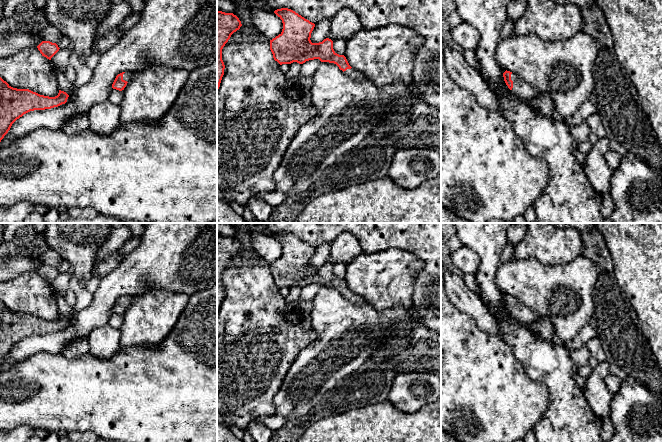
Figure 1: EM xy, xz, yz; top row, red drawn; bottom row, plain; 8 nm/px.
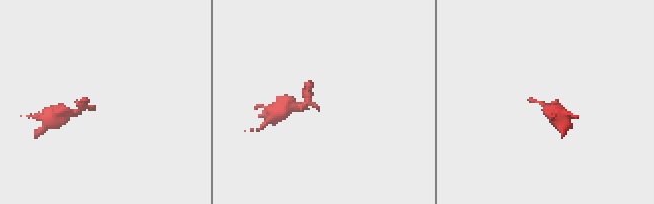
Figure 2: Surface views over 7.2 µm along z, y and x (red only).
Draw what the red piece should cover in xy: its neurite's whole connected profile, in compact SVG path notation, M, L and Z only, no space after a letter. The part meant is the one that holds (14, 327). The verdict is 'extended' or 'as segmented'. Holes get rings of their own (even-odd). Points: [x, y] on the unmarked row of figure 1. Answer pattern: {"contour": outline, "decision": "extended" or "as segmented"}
{"contour": "M0 301L0 366L12 348L24 338L58 331L65 328L68 321L69 319L61 314L57 320L49 321L29 313L13 312Z", "decision": "as segmented"}

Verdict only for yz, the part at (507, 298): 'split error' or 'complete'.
split error

